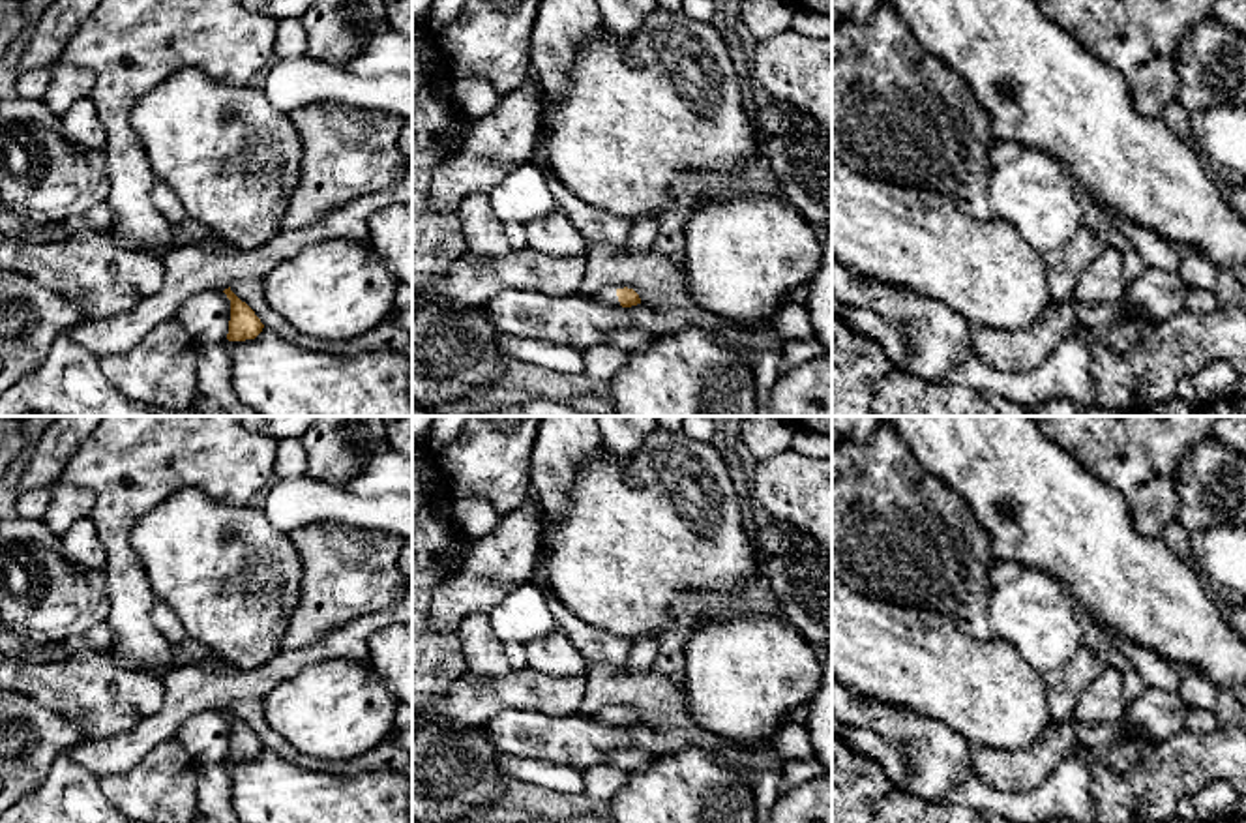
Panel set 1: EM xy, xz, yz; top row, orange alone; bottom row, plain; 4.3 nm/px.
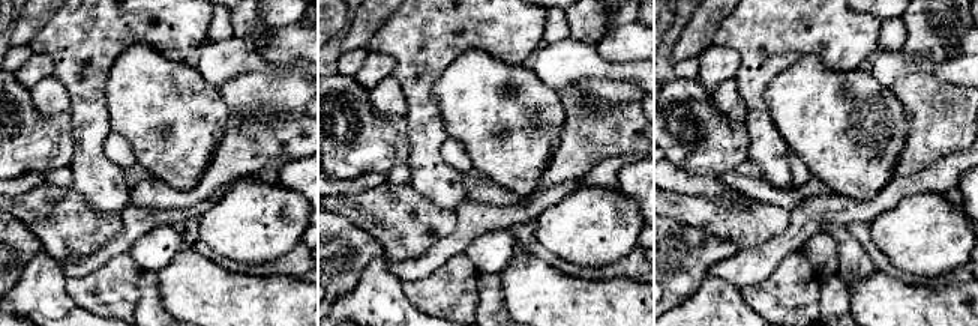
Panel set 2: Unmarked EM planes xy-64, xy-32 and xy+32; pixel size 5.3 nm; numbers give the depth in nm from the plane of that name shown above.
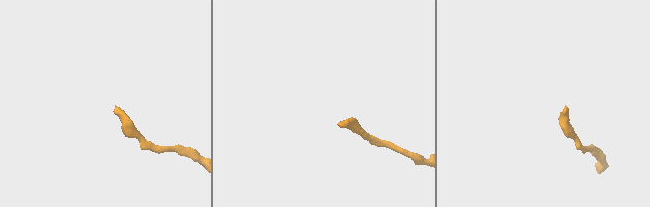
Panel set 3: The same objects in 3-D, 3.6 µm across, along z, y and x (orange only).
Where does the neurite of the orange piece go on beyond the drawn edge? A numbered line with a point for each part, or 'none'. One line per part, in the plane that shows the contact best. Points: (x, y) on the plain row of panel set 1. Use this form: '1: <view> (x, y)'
1: xz (608, 717)

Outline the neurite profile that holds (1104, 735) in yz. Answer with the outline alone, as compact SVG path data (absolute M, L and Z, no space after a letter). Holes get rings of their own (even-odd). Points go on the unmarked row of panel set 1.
M1077 722L1079 744L1090 750L1107 750L1117 746L1128 733L1124 724L1102 722L1102 724L1081 724Z

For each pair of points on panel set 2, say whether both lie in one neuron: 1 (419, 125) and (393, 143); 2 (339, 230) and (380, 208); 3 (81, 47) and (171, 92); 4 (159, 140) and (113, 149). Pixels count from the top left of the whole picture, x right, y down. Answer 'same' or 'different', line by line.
1: different
2: different
3: different
4: different

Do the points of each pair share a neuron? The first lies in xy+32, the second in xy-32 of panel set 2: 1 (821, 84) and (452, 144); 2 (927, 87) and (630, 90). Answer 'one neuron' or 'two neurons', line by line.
1: two neurons
2: two neurons

